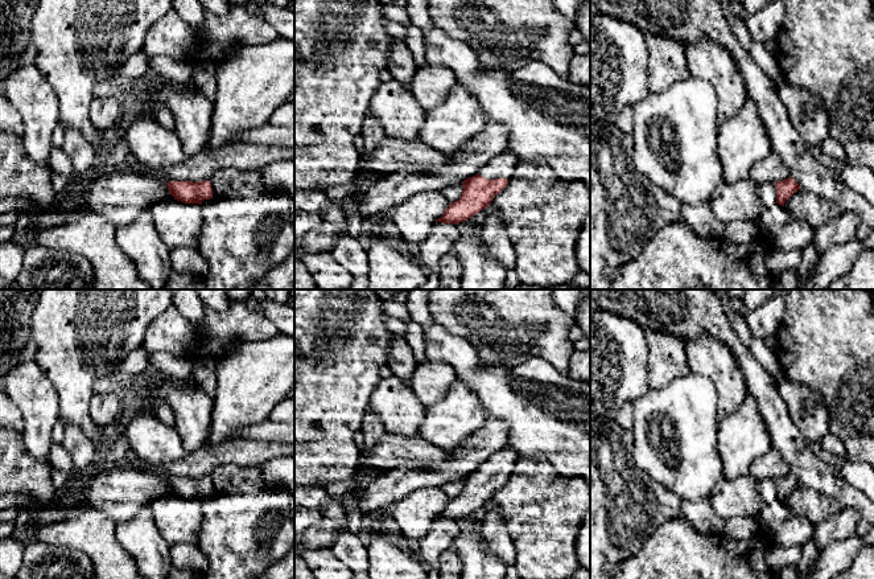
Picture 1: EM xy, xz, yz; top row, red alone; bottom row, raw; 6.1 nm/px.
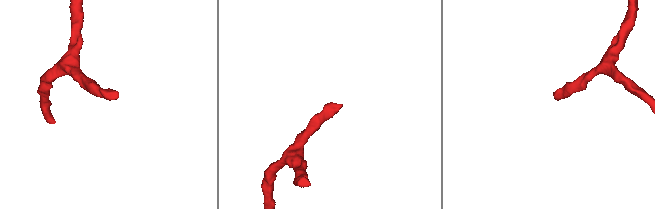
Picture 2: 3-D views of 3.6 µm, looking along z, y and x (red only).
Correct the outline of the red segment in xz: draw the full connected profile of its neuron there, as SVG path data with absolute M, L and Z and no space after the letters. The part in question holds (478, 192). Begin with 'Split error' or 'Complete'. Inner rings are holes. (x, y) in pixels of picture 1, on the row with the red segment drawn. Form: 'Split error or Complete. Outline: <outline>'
Split error. Outline: M511 149L495 156L478 174L462 182L461 198L452 202L436 222L457 225L490 206L492 198L508 185L508 178L520 163Z

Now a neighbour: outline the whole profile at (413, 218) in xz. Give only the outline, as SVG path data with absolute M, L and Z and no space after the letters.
M429 190L413 194L408 201L393 208L388 215L396 225L400 239L420 246L450 204L442 192Z

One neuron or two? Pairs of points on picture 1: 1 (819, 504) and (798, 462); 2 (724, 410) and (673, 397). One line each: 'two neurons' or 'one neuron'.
1: two neurons
2: two neurons

